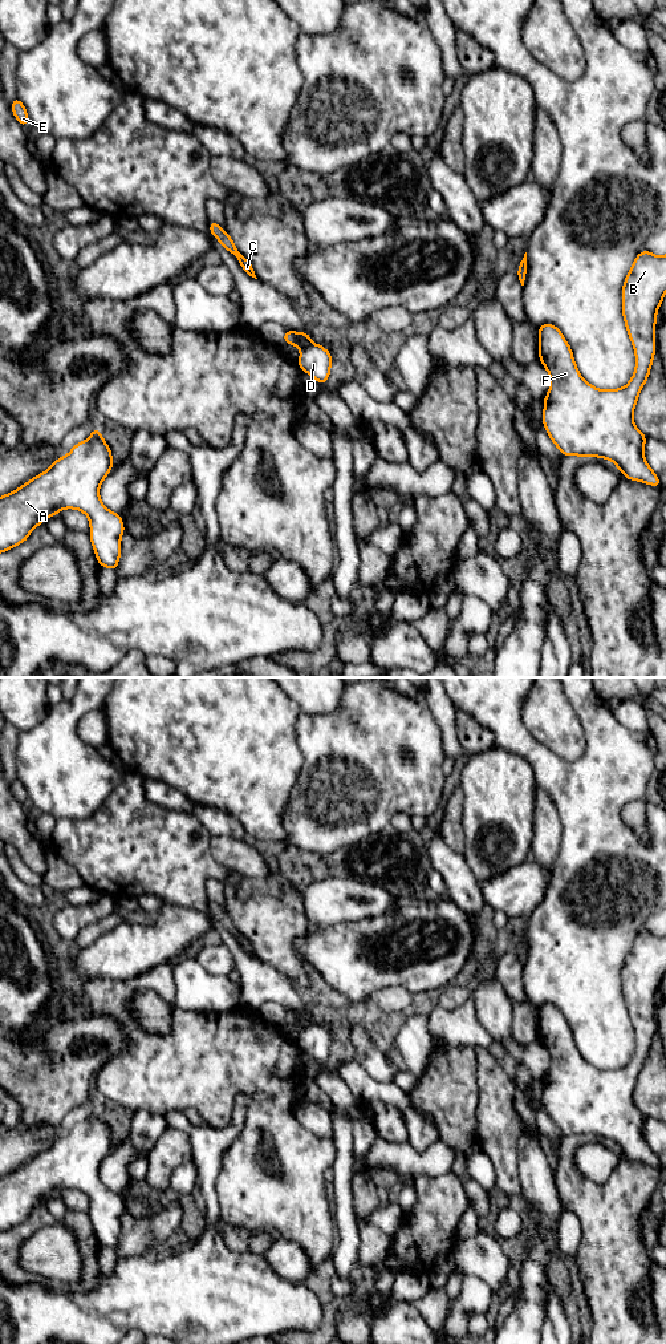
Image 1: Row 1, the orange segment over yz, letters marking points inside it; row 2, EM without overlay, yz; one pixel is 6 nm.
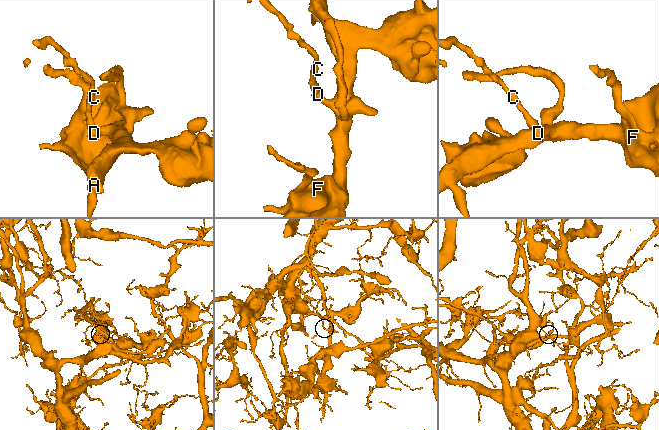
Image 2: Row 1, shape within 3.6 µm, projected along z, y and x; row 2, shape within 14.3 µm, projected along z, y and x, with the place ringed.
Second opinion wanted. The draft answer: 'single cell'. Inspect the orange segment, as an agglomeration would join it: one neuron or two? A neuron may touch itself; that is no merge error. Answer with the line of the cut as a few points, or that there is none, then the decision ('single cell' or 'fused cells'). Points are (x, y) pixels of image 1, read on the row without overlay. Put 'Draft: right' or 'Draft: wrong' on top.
Draft: wrong
cut yz (309, 1025), (301, 1032); fused cells

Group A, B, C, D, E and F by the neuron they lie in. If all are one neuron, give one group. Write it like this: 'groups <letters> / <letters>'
groups A B D F / C E

